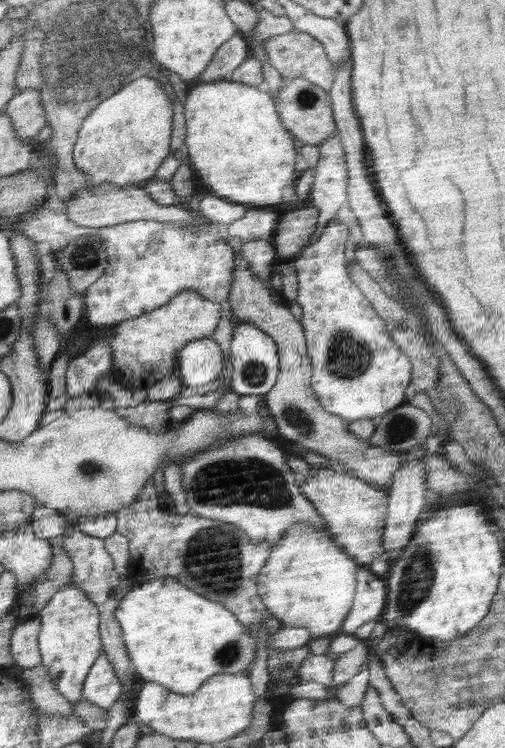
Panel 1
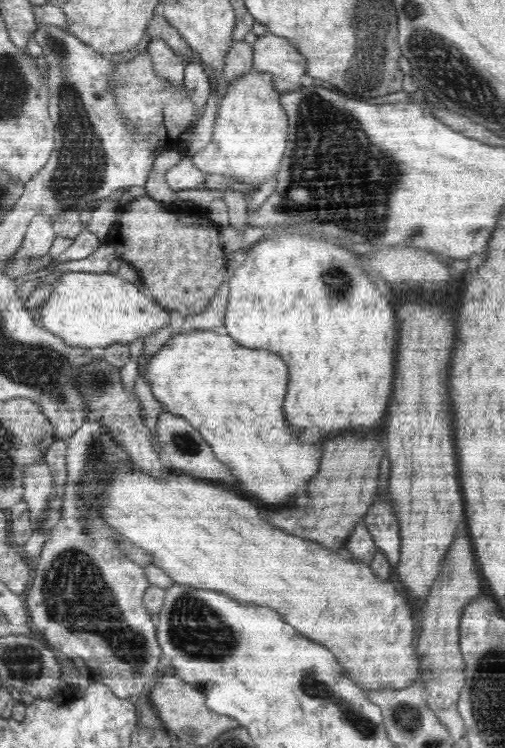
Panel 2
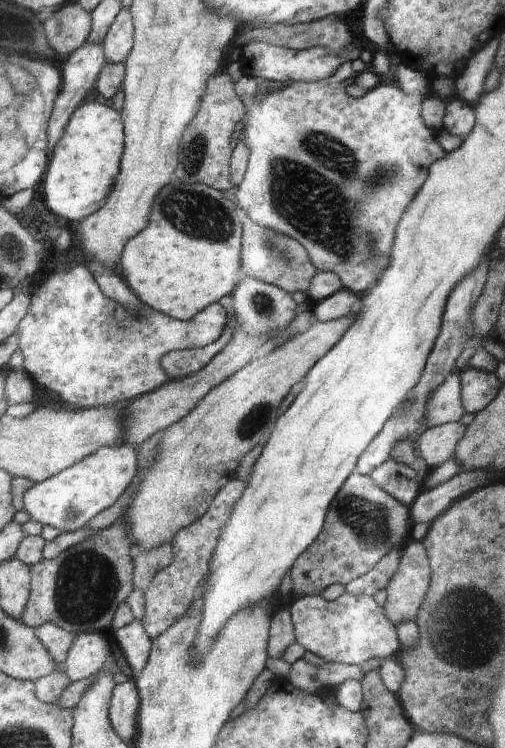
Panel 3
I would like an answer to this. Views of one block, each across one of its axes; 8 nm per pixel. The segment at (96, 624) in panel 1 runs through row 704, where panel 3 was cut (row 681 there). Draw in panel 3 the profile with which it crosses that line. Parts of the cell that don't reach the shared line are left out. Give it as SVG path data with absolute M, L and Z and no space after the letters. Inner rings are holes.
M104 632L80 633L73 641L66 670L75 682L95 675L110 662L111 652Z

